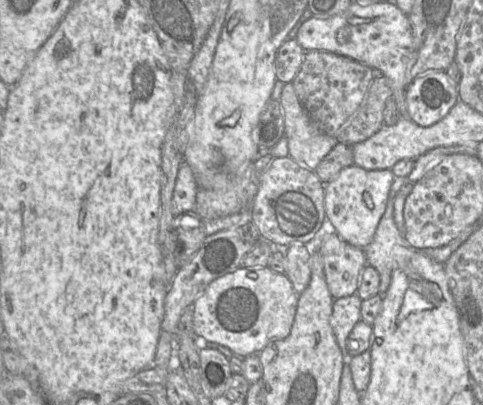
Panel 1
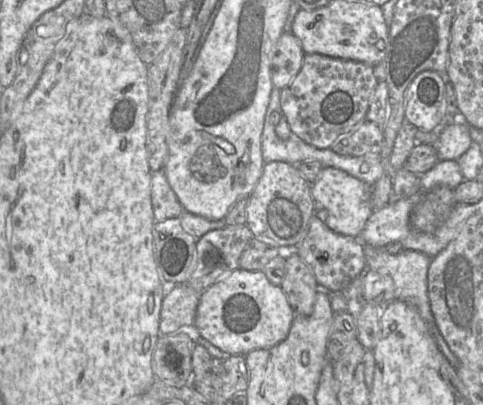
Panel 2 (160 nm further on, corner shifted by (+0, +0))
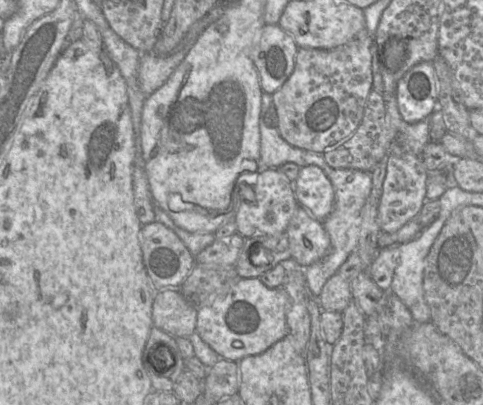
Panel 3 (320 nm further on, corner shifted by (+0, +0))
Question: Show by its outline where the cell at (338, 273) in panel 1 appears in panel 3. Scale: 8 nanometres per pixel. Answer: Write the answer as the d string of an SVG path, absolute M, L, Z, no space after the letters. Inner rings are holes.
M298 206L286 229L294 266L305 268L323 258L330 248L330 238L322 222Z

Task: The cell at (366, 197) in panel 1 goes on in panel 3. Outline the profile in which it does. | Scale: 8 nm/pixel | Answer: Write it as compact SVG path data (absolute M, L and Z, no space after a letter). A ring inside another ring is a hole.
M315 165L300 167L293 188L299 206L323 222L334 203L334 189L325 172Z

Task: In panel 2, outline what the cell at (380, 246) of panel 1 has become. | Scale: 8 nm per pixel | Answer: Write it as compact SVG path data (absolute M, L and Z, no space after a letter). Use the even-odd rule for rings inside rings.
M364 245L364 254L367 268L377 271L385 279L385 290L381 297L387 301L395 299L404 300L415 306L420 317L425 321L430 333L434 337L439 351L454 369L459 368L461 362L449 349L446 341L439 332L430 308L427 292L427 271L432 258L412 249L402 249L396 254L390 254L381 247L371 247L366 245Z

